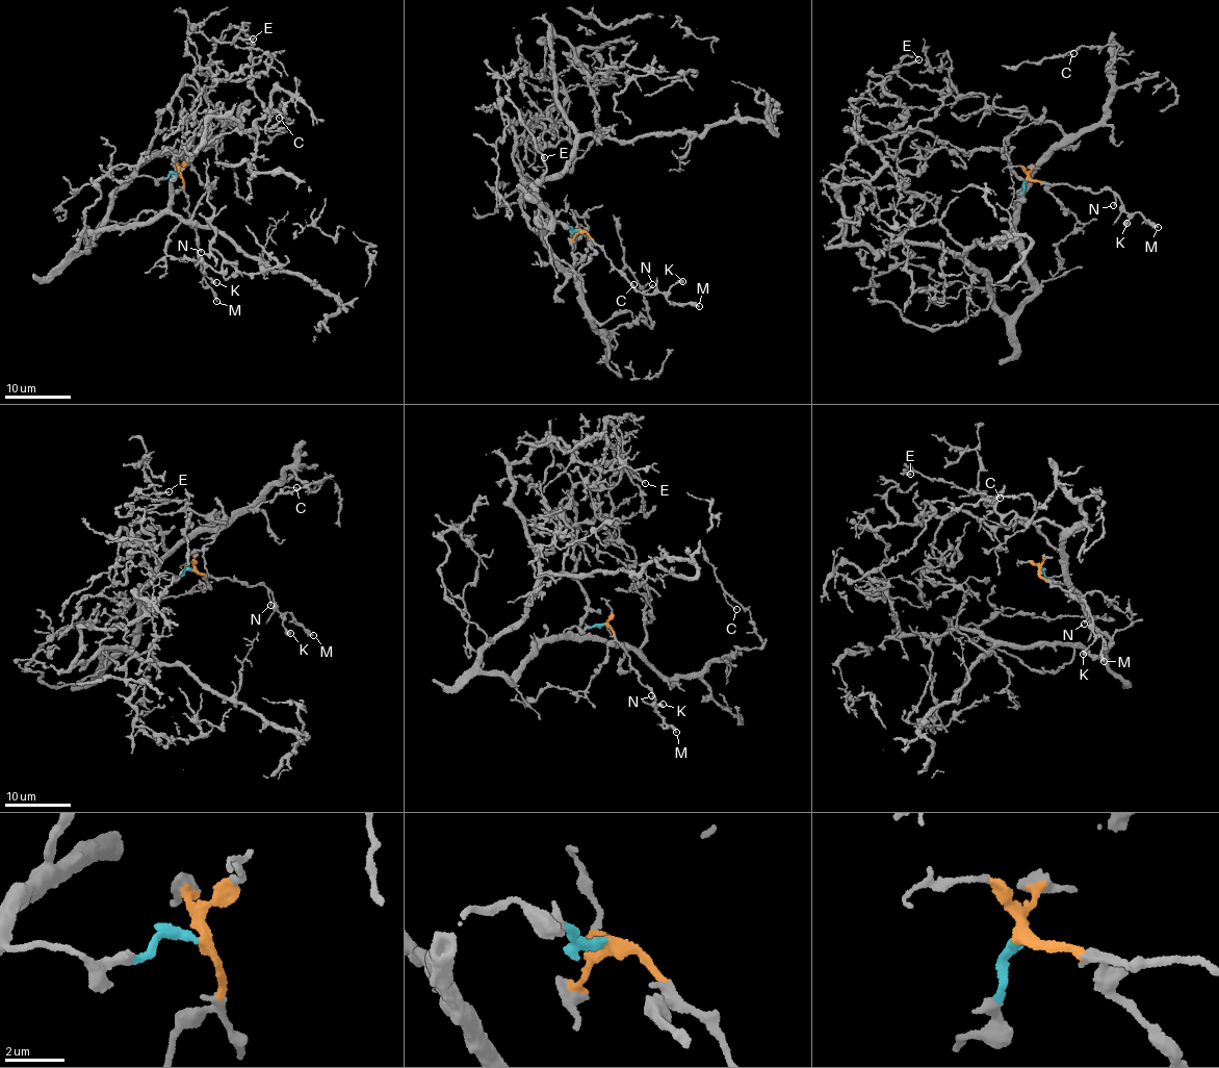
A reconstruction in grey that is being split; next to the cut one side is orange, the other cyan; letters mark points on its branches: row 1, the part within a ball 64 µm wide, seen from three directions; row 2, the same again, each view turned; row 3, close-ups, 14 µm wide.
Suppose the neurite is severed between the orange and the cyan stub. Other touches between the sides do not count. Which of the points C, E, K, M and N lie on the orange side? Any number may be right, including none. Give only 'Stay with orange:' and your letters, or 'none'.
Stay with orange: K, M, N

